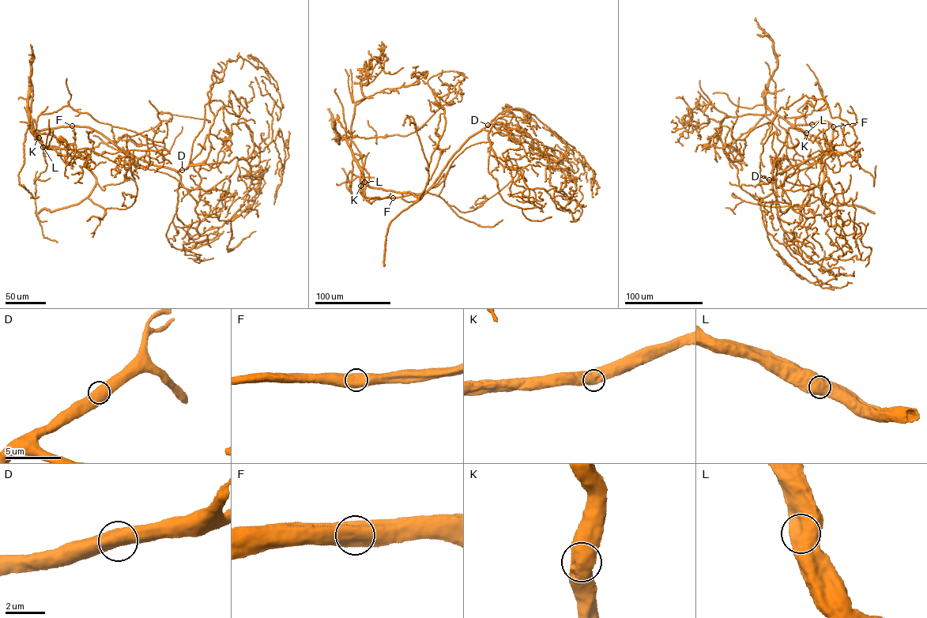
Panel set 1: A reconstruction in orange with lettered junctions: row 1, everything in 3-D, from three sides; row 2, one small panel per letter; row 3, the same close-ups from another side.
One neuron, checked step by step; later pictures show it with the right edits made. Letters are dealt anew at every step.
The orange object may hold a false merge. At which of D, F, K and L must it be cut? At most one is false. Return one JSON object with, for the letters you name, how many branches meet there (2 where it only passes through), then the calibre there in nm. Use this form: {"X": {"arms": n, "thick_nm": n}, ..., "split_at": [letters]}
{"split_at": []}

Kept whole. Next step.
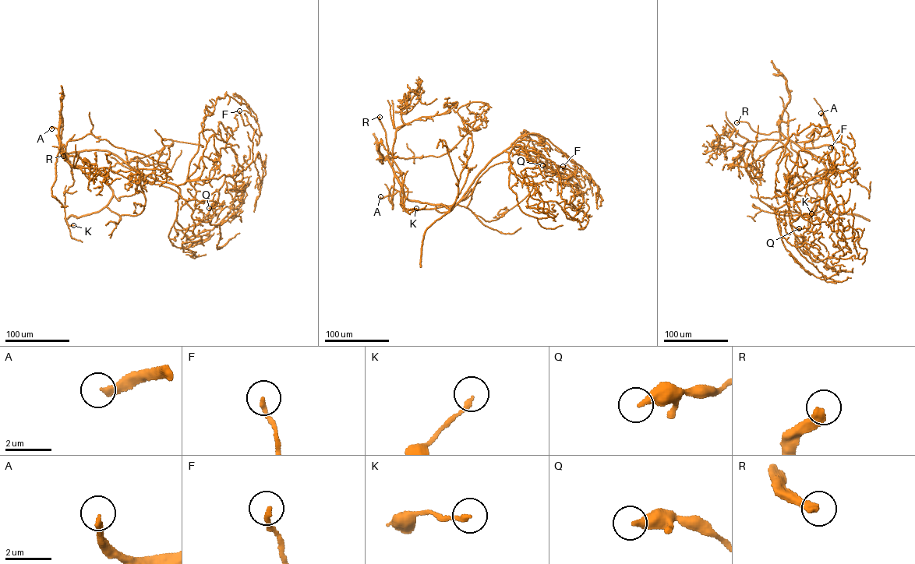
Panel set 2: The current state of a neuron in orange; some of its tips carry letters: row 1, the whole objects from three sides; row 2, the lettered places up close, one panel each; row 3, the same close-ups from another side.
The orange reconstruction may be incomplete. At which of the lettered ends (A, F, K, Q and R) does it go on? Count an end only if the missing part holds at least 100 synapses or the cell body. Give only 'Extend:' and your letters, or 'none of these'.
Extend: A, R

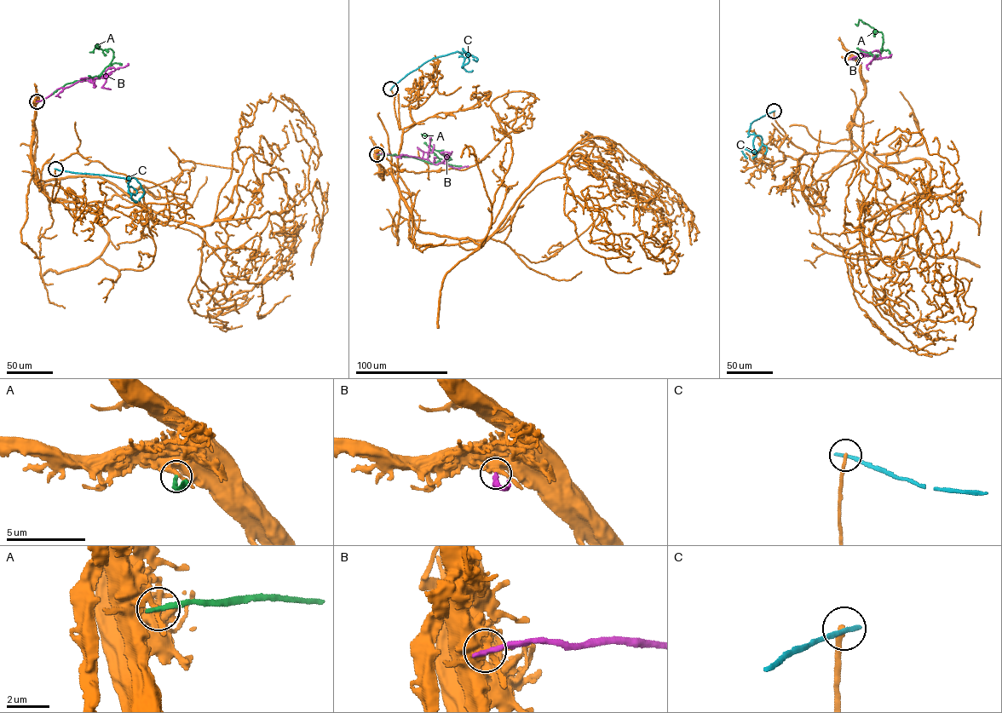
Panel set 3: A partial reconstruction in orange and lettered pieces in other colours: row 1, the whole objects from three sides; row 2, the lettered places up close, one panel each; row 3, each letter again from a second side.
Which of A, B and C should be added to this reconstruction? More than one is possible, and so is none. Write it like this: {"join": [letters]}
{"join": []}

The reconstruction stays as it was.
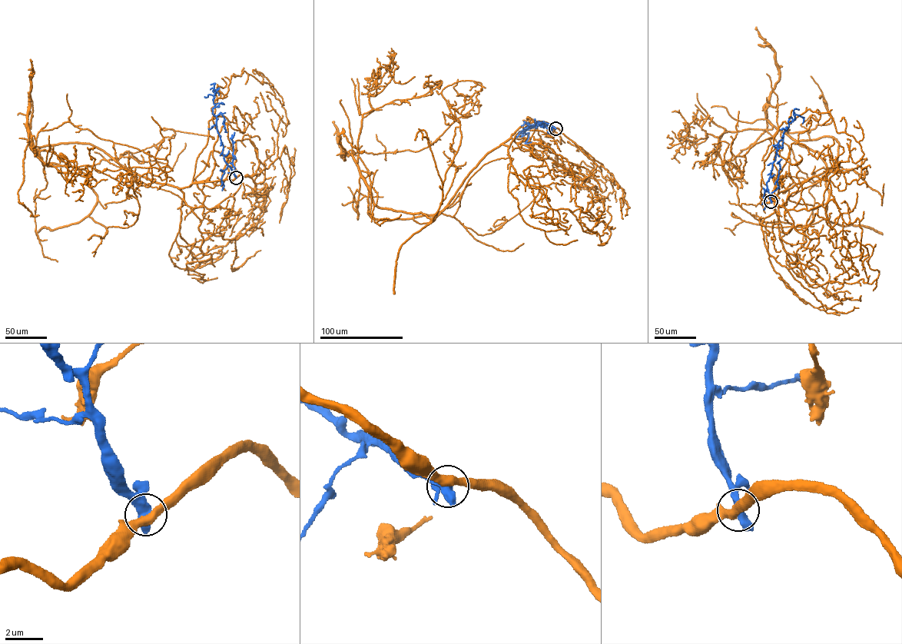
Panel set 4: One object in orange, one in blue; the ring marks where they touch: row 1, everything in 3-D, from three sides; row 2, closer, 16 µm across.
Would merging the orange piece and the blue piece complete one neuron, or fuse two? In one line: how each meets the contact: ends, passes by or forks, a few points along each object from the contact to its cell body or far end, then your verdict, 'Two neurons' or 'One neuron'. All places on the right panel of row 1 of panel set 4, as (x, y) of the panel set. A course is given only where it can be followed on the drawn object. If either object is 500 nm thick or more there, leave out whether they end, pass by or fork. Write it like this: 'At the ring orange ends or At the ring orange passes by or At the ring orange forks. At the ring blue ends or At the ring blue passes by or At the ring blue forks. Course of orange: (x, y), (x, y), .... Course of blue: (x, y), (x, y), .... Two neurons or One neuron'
At the ring orange passes by. At the ring blue passes by. Course of orange: (771, 201), (838, 143), (797, 141), (825, 163), (826, 218), (762, 222), (712, 162), (738, 111). Course of blue: (771, 201), (766, 184), (775, 160), (777, 144), (795, 115), (803, 117), (802, 123). Two neurons

